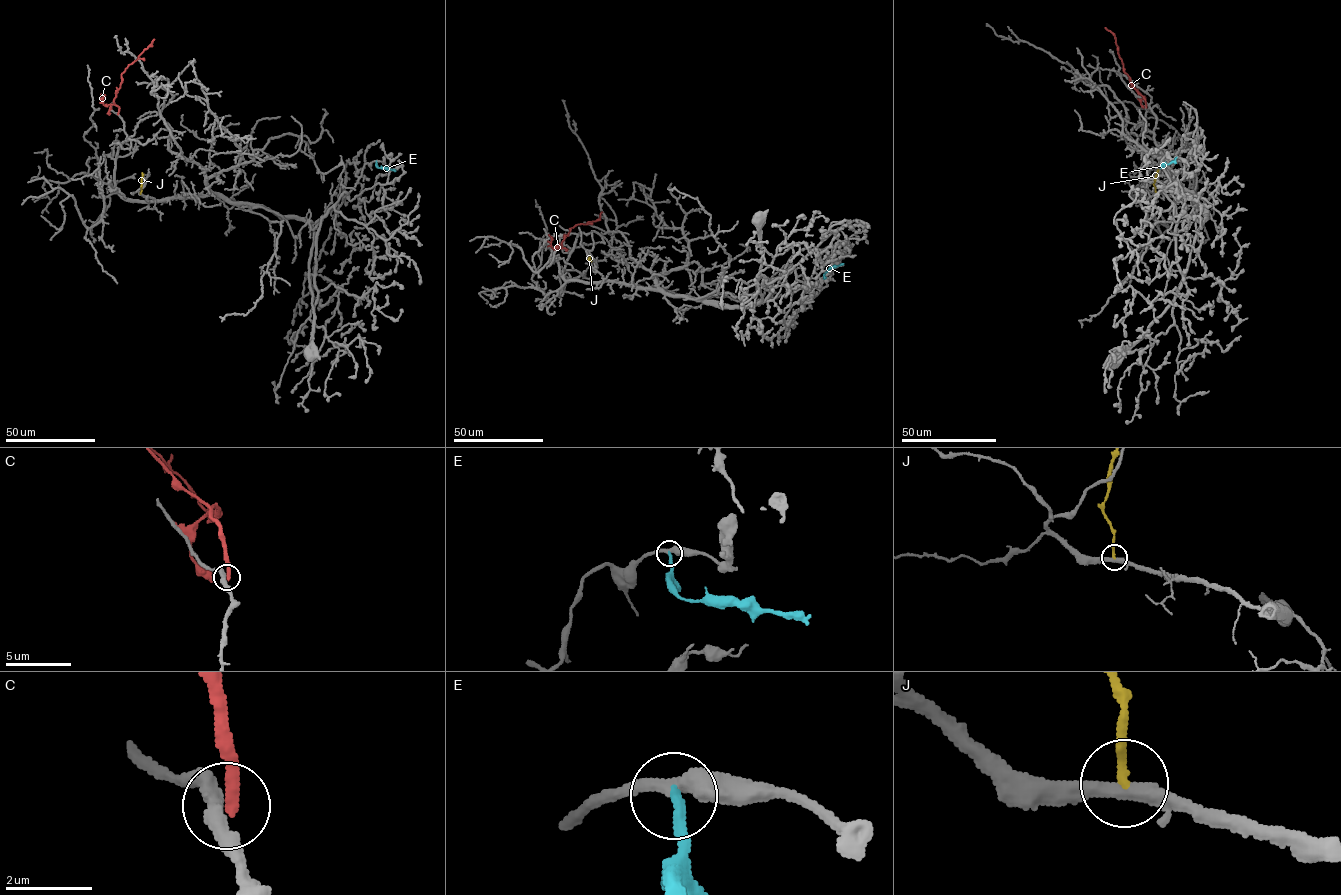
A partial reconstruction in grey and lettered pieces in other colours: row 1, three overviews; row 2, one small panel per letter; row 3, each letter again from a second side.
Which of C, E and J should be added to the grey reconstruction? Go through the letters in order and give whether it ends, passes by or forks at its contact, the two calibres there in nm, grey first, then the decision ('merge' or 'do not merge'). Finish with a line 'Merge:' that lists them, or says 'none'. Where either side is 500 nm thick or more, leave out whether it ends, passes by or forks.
C: it ends there; 380 nm thick on the grey side, 260 nm on the other; do not merge
E: it ends there; 360 nm thick on the grey side, 260 nm on the other; merge
J: it ends there; 320 nm thick on the grey side, 190 nm on the other; do not merge
Merge: E

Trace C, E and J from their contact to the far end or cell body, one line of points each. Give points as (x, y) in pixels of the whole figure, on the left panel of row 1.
C: (118, 114), (119, 107), (114, 98), (121, 74), (154, 39)
E: (376, 161), (378, 167), (395, 171)
J: (140, 193), (142, 173)

